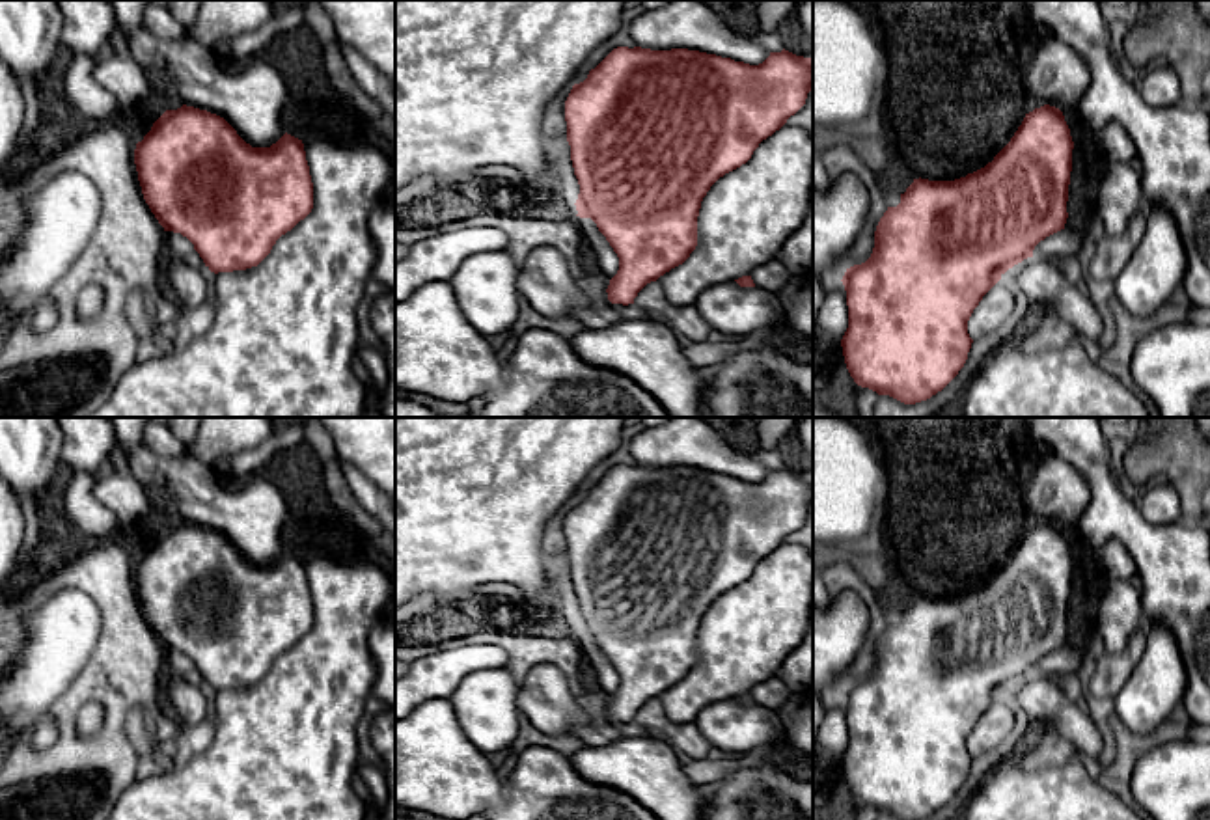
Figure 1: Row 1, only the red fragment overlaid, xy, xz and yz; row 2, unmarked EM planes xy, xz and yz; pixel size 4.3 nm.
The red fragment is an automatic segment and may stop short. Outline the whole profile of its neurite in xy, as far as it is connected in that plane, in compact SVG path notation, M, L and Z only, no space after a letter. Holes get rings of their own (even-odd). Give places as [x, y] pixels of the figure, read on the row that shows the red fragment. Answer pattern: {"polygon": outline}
{"polygon": "M194 106L166 110L136 144L134 164L144 199L158 224L164 231L186 237L214 274L257 266L276 240L313 209L313 183L302 140L285 132L270 147L252 147L224 117Z"}

